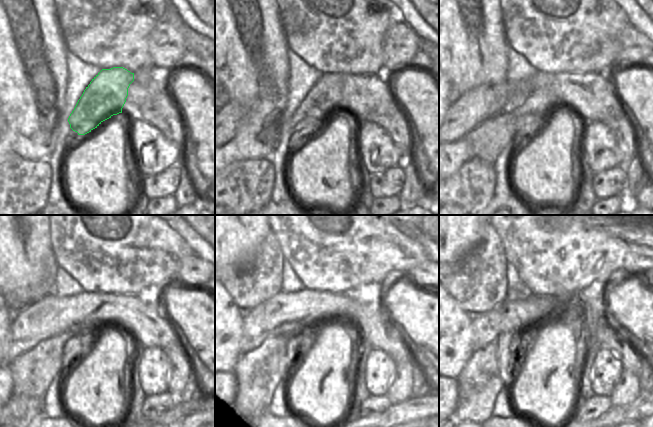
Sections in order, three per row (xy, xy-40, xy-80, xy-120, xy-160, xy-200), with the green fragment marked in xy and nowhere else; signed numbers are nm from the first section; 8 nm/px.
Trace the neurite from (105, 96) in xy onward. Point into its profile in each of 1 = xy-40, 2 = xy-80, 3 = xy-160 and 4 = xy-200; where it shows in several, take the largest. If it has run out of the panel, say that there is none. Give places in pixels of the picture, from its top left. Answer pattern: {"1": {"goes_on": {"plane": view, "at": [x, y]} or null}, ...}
{"1": {"goes_on": {"plane": "xy-40", "at": [324, 99]}}, "2": {"goes_on": {"plane": "xy-80", "at": [487, 140]}}, "3": {"goes_on": {"plane": "xy-160", "at": [258, 373]}}, "4": {"goes_on": {"plane": "xy-200", "at": [479, 383]}}}

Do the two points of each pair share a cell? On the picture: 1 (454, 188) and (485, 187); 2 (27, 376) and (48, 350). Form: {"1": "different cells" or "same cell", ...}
{"1": "same cell", "2": "same cell"}

